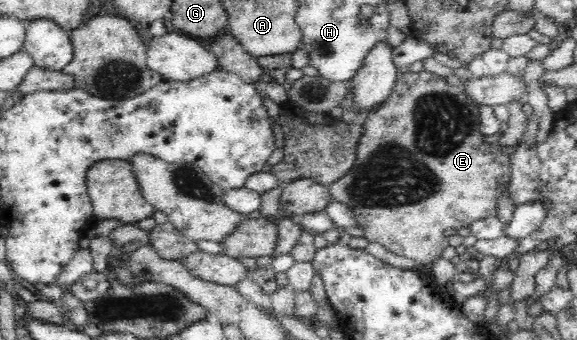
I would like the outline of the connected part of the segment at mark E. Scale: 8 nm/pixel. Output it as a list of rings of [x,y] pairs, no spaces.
[[[407,70],[398,75],[392,88],[392,94],[365,120],[363,134],[357,147],[356,161],[352,169],[343,178],[327,186],[332,200],[346,204],[350,208],[354,218],[356,218],[354,222],[357,222],[359,228],[364,230],[365,238],[368,241],[379,242],[381,246],[394,252],[397,256],[411,258],[411,260],[423,265],[429,265],[431,262],[435,262],[437,258],[441,258],[441,253],[449,246],[449,236],[456,234],[457,230],[463,226],[469,227],[475,220],[495,216],[498,208],[497,196],[505,188],[505,184],[510,182],[512,176],[509,160],[513,154],[513,146],[501,146],[496,143],[485,142],[485,135],[481,132],[480,106],[469,99],[461,87],[449,84],[445,77],[427,70],[420,72]]]

